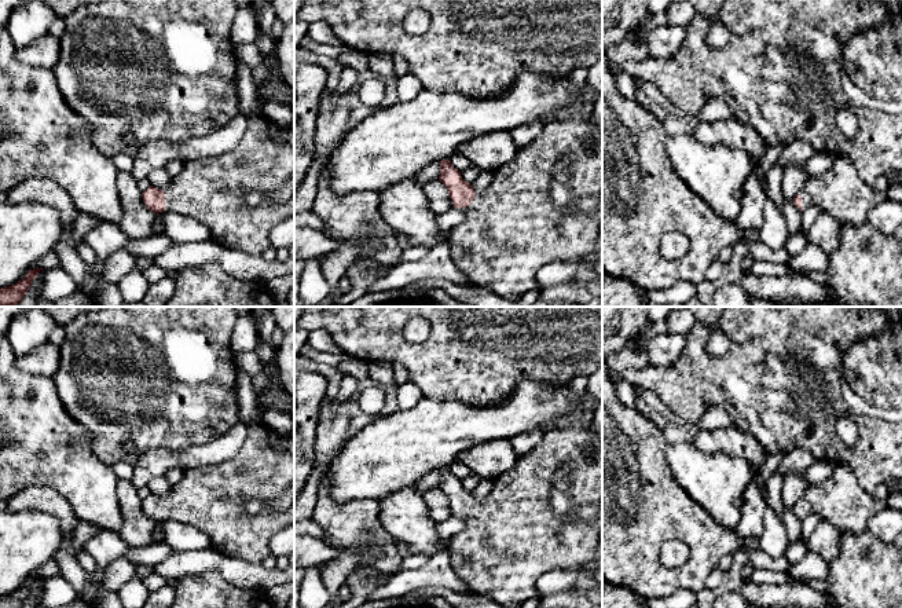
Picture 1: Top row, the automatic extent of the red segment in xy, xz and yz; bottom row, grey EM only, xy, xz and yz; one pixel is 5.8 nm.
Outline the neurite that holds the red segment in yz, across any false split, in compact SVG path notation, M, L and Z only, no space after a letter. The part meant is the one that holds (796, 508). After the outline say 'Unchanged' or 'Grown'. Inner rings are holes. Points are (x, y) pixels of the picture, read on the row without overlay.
M837 464L826 480L807 488L793 505L793 513L799 519L818 513L840 534L864 532L868 521L886 506L887 501L876 499L859 486L850 466Z. Grown

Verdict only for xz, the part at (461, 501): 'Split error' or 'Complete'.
Split error

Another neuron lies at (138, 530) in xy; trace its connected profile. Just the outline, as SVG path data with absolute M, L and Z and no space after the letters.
M118 479L117 498L122 514L120 535L131 547L146 547L155 542L157 523L143 510L138 488L131 480Z

